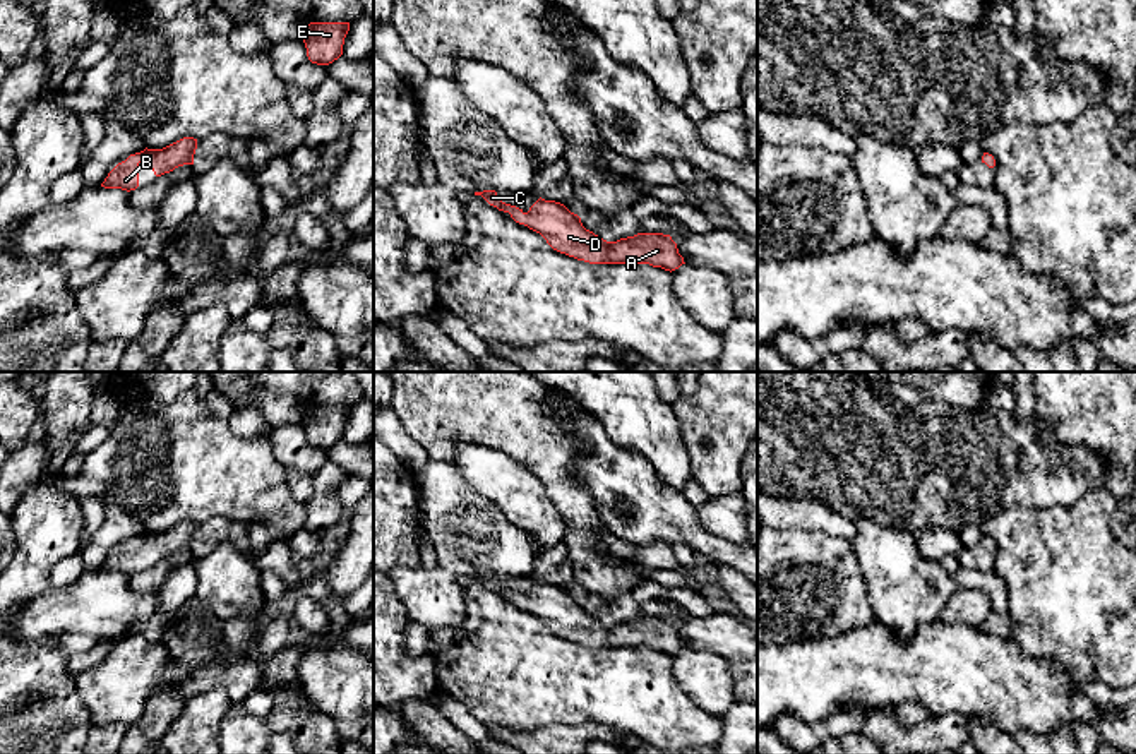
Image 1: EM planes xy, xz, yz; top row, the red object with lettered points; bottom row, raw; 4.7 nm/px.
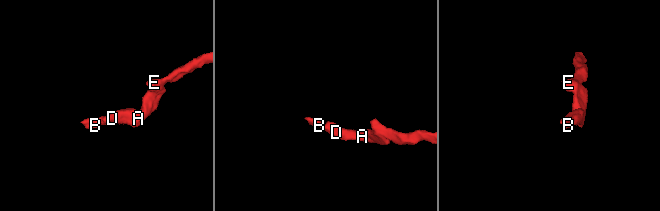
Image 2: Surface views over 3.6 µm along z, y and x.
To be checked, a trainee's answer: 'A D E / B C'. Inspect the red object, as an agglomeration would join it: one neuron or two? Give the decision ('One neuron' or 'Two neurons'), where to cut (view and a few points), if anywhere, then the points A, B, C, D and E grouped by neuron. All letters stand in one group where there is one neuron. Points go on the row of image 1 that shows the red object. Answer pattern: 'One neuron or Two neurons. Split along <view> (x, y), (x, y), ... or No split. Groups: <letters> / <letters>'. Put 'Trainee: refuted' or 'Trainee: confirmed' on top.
Trainee: refuted
One neuron. No split. Groups: A B C D E

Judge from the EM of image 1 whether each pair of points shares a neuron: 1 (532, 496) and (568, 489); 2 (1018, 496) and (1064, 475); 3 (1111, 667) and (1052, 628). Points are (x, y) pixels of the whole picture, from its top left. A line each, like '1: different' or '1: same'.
1: different
2: same
3: same

